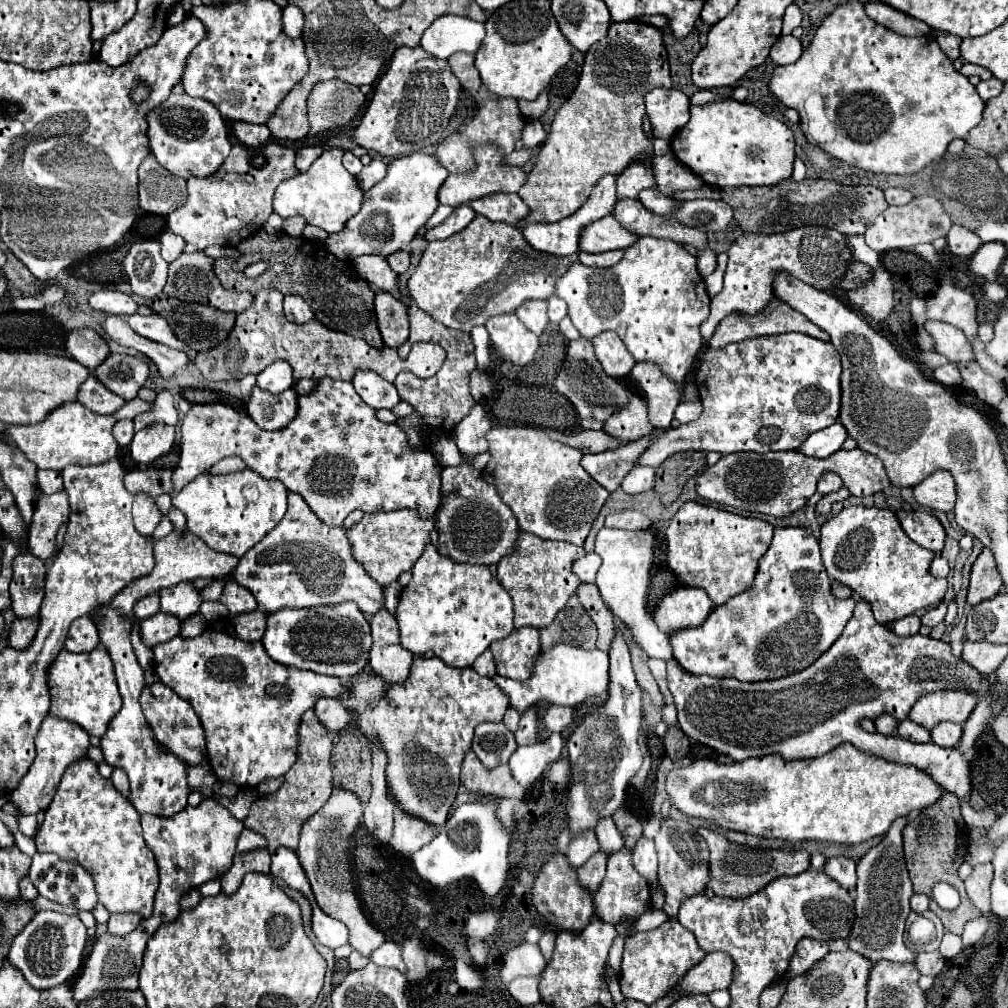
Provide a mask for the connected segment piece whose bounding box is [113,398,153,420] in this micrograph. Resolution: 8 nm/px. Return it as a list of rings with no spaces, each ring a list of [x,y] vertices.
[[[133,398],[133,400],[129,400],[129,402],[125,402],[125,406],[121,408],[121,410],[117,410],[113,416],[117,418],[117,420],[123,420],[123,418],[135,418],[137,414],[143,414],[143,412],[149,412],[153,406],[149,404],[149,402],[143,402],[141,398]]]

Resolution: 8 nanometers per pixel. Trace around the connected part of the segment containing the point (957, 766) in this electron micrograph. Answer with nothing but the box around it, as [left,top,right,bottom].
[667,600,997,830]

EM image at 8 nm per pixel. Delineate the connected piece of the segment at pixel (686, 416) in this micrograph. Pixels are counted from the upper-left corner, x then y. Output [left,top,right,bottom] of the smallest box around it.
[675,400,701,424]

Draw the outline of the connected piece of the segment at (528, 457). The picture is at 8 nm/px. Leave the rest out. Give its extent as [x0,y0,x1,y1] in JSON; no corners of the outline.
[481,426,609,546]

